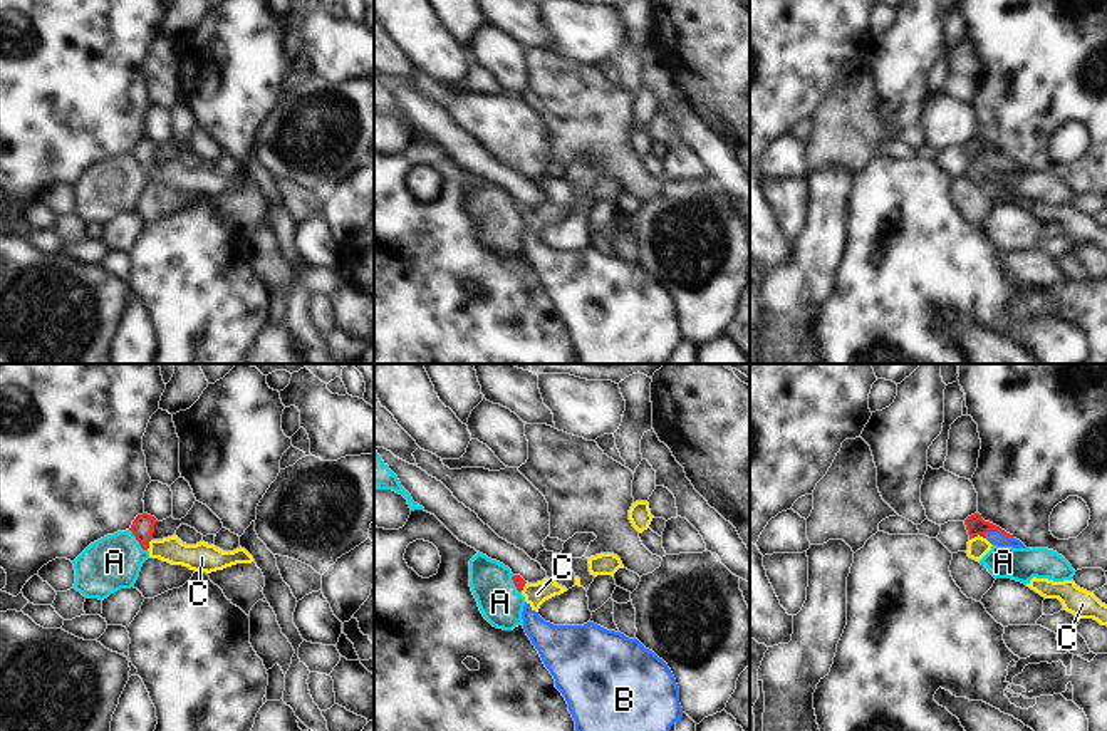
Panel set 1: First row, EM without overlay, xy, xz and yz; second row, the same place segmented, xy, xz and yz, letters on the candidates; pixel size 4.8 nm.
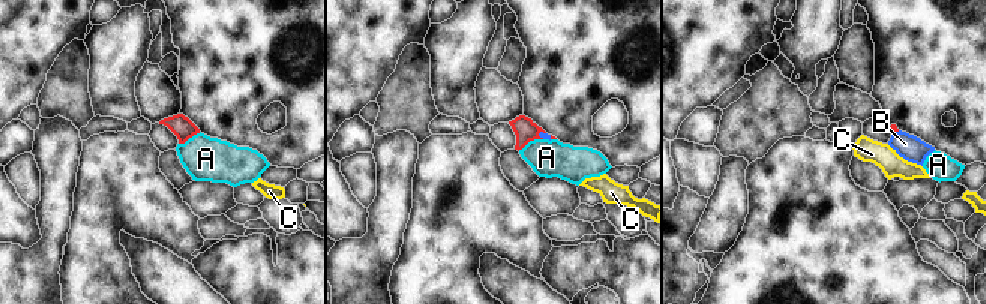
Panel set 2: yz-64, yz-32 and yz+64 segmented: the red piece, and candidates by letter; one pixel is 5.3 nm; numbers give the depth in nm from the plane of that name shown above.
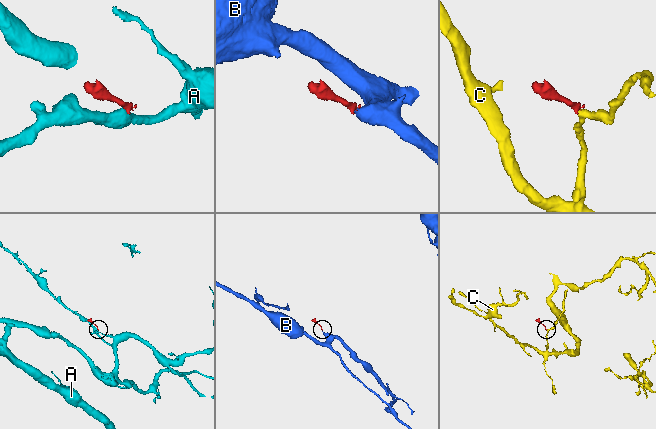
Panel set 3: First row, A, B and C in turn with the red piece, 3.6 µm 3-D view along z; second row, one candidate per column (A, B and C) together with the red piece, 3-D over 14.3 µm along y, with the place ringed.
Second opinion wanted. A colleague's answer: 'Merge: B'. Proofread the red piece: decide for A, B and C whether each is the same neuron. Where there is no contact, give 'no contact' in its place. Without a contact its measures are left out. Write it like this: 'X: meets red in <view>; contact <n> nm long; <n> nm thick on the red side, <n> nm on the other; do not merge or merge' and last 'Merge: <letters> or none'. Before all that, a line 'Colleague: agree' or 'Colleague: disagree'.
Colleague: agree
A: meets red in xy; contact 140 nm long; 110 nm thick on the red side, 260 nm on the other; do not merge
B: meets red in yz; contact 140 nm long; 90 nm thick on the red side, 70 nm on the other; merge
C: meets red in yz; contact 80 nm long; 90 nm thick on the red side, 100 nm on the other; do not merge
Merge: B

